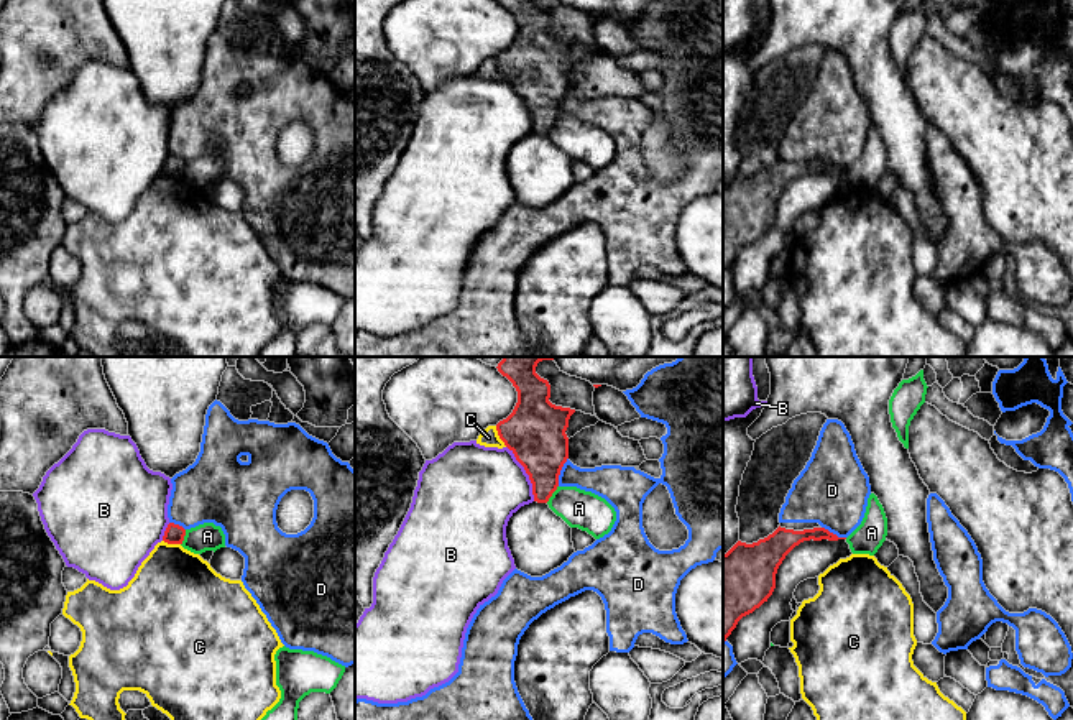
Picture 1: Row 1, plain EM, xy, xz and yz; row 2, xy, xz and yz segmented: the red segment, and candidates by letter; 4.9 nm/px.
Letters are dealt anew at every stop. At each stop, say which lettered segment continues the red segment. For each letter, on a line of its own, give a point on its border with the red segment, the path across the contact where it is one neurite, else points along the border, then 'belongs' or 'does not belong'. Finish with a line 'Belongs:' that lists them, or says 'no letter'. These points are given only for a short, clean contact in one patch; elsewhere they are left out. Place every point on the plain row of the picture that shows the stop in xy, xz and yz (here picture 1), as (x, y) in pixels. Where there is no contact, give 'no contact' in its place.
A: xz (552, 124) | along xz (557, 117), (546, 133) | does not belong
B: xz (526, 104) | does not belong
C: xz (500, 68) | does not belong
D: xz (559, 104) | does not belong
Belongs: no letter

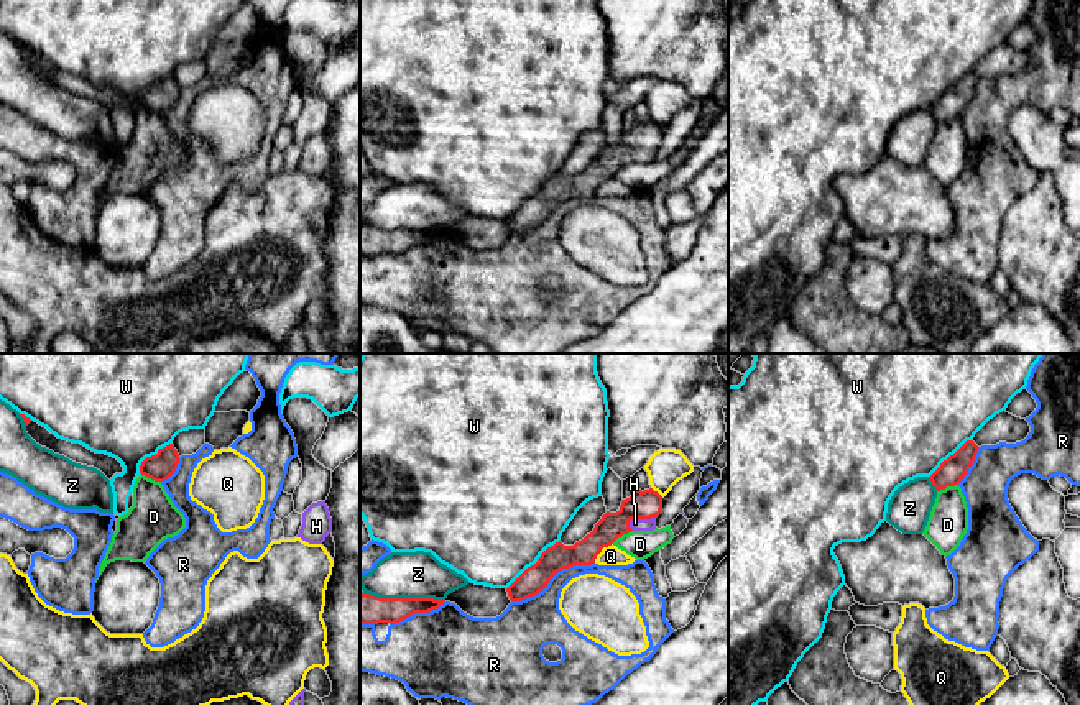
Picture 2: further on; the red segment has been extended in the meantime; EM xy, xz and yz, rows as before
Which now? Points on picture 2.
D: yz (947, 117) | does not belong
H: xz (640, 150) | across xz (641, 137), (640, 150), (636, 156) | belongs
Q: xz (600, 183) | does not belong
R: xz (551, 209) | does not belong
W: xz (535, 196) | does not belong
Z: xz (403, 229) | does not belong
Belongs: H

